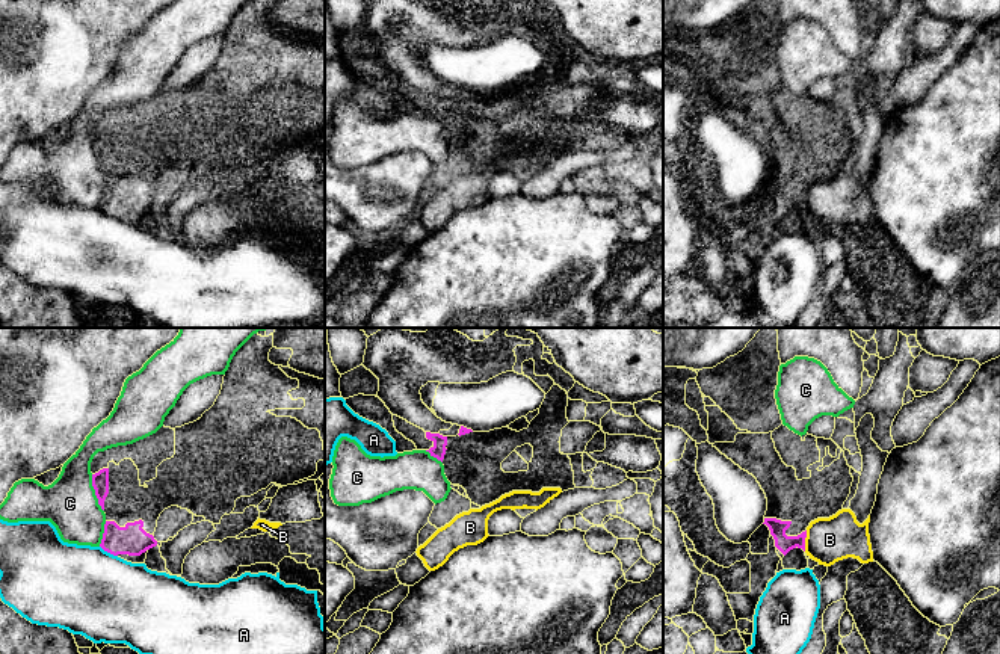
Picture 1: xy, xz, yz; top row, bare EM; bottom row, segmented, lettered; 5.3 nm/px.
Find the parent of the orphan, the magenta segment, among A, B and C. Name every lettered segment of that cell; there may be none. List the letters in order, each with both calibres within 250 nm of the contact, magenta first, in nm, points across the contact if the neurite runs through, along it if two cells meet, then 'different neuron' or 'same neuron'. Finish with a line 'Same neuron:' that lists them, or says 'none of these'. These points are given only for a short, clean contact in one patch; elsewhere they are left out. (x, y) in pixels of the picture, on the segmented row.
A: 160 nm thick on the magenta side, 460 nm on the other; border along xy (100, 546), (117, 556); different neuron
B: 90 nm thick on the magenta side, 240 nm on the other; border along yz (807, 530), (804, 550); different neuron
C: 100 nm thick on the magenta side, 280 nm on the other; different neuron
Same neuron: none of these

